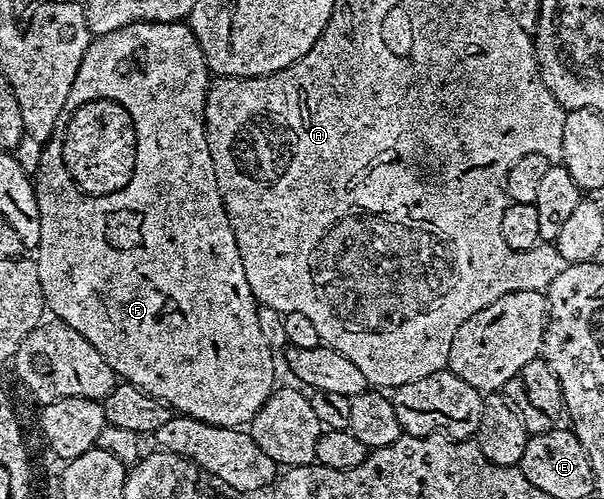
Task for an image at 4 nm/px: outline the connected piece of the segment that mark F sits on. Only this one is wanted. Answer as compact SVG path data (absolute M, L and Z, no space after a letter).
M136 21L118 33L101 35L96 40L86 49L73 84L72 100L81 102L72 106L73 114L71 109L60 134L61 142L53 139L44 146L40 173L35 177L39 215L43 223L41 248L36 250L35 264L48 312L54 313L57 316L54 318L60 324L79 331L79 335L83 335L83 339L87 339L87 343L91 343L91 347L95 347L95 351L99 351L99 355L111 363L122 382L164 401L178 414L228 429L248 426L275 391L275 353L267 347L259 332L259 306L247 283L243 259L235 243L235 231L229 222L229 212L225 209L219 183L215 179L215 163L209 150L209 135L205 130L205 101L209 98L211 88L211 70L205 61L205 52L188 24L179 21Z

